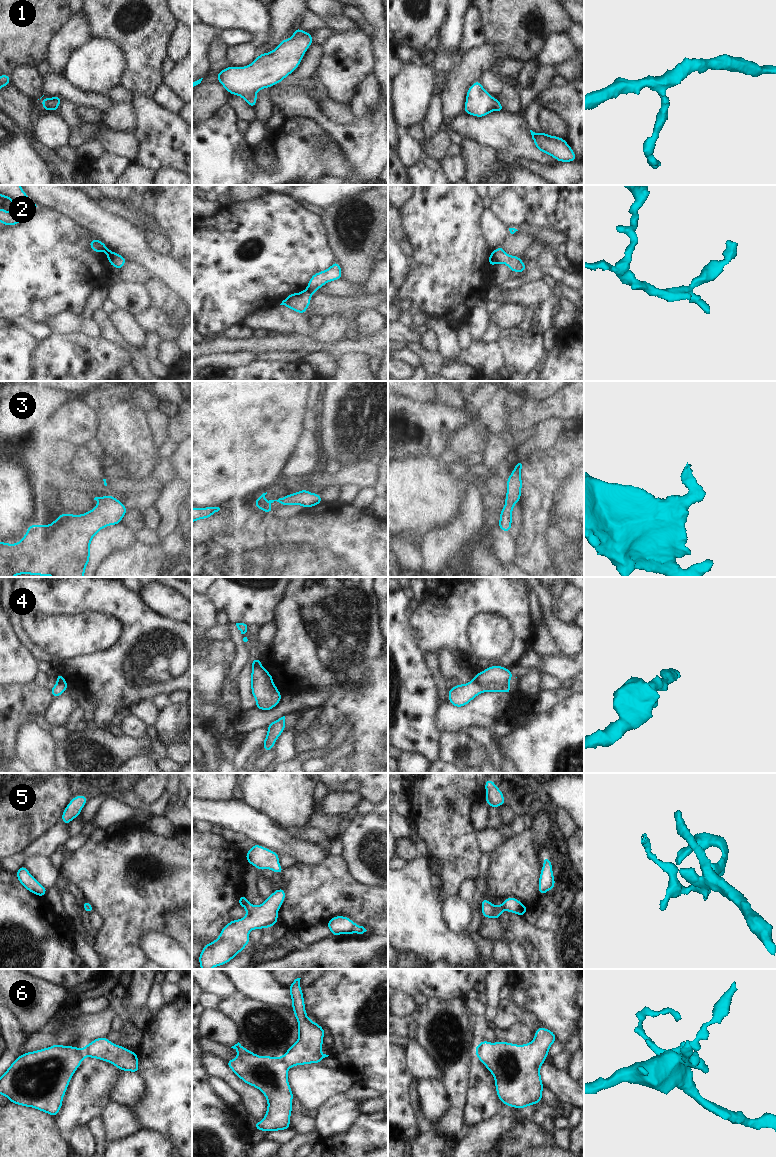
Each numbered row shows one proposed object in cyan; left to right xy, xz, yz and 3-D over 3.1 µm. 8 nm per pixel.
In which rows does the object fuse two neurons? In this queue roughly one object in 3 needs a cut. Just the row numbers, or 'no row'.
2, 6

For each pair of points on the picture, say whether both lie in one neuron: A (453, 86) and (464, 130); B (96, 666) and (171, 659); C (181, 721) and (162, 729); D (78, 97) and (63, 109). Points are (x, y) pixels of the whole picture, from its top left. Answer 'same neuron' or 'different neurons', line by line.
A: different neurons
B: same neuron
C: same neuron
D: different neurons

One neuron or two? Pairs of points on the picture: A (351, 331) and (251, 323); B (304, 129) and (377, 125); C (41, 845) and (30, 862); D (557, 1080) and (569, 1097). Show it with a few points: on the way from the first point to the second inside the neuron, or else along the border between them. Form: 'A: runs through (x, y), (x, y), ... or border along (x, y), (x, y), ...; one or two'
A: border along (342, 314), (346, 322), (345, 338); two
B: border along (301, 117), (313, 119), (331, 138); two
C: border along (47, 857), (26, 856), (24, 858); two
D: runs through (561, 1084), (569, 1093); one

